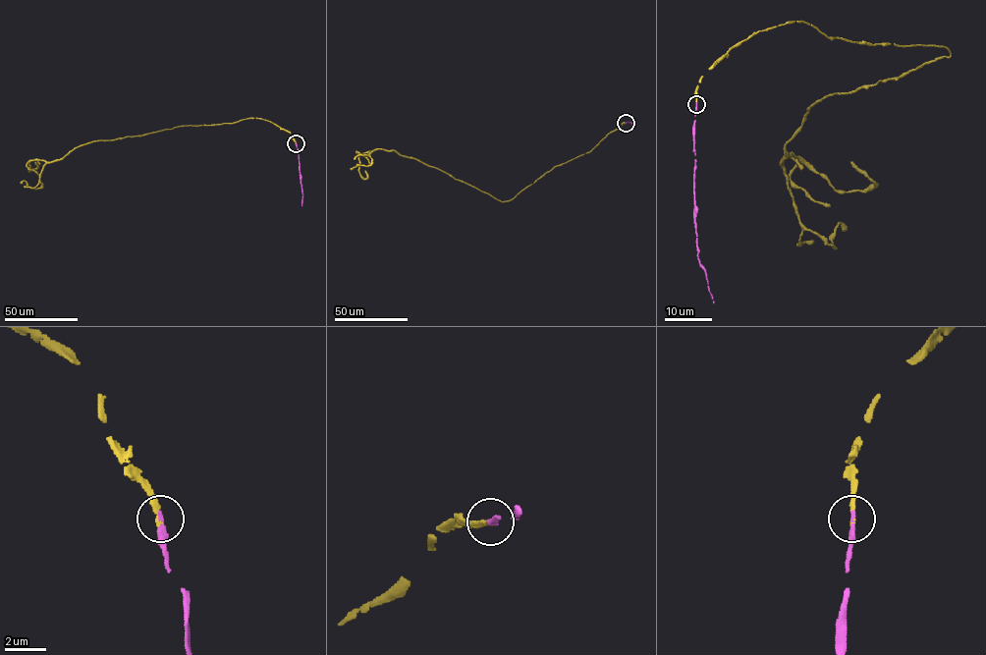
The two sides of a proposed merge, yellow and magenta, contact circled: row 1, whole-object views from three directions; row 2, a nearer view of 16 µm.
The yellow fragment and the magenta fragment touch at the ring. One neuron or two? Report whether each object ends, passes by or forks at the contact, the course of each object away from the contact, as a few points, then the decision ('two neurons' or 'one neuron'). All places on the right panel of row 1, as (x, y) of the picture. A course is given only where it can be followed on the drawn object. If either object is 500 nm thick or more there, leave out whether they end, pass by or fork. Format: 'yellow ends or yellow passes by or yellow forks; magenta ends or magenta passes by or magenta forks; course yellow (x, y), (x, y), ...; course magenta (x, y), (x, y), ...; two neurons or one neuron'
yellow ends; magenta ends; course yellow (696, 104), (721, 57), (793, 21), (948, 48), (825, 96), (781, 162), (876, 185), (851, 162); course magenta (696, 104), (694, 193), (697, 259), (714, 302); one neuron

